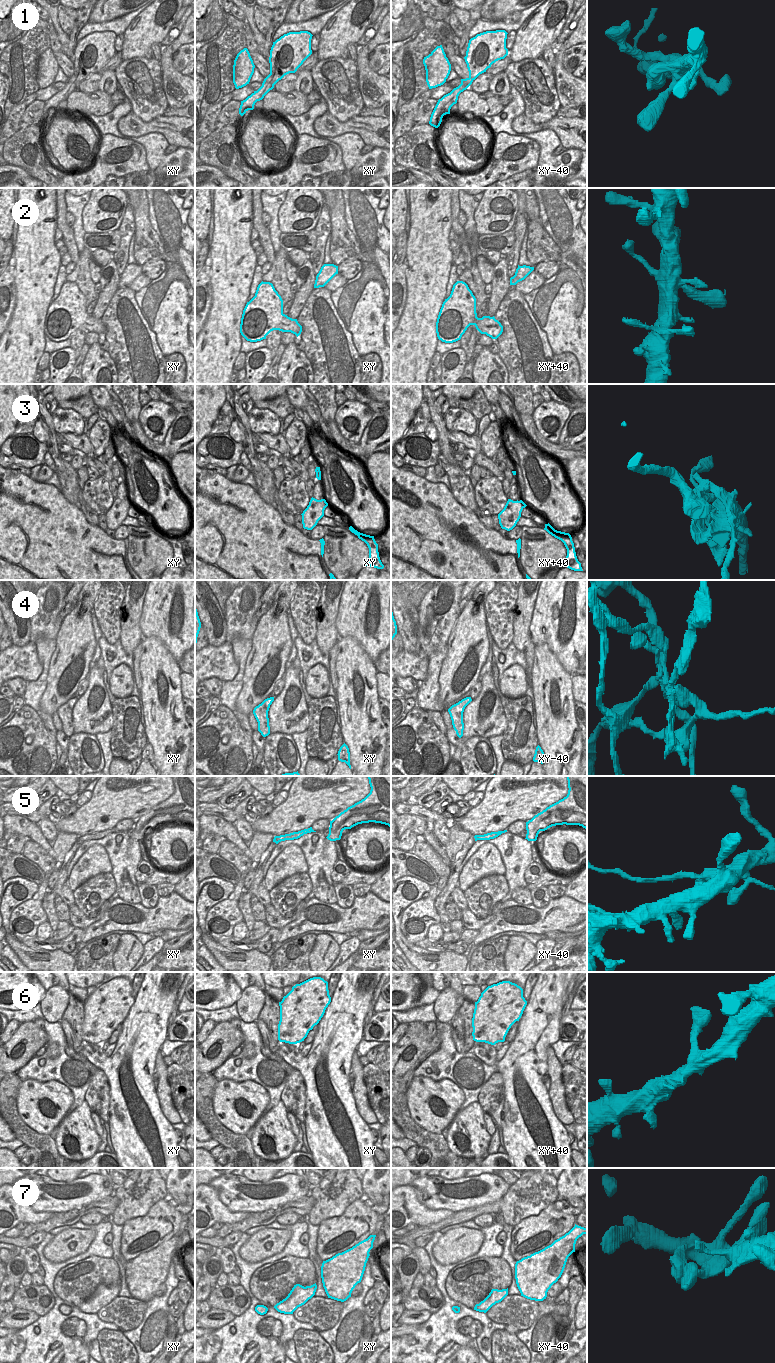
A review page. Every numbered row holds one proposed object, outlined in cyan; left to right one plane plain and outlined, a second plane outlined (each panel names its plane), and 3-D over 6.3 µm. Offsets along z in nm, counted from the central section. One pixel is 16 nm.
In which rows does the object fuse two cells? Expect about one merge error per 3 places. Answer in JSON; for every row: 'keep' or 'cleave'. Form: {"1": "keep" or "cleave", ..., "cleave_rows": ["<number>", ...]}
{"1": "keep", "2": "keep", "3": "cleave", "4": "cleave", "5": "cleave", "6": "keep", "7": "keep", "cleave_rows": ["3", "4", "5"]}

